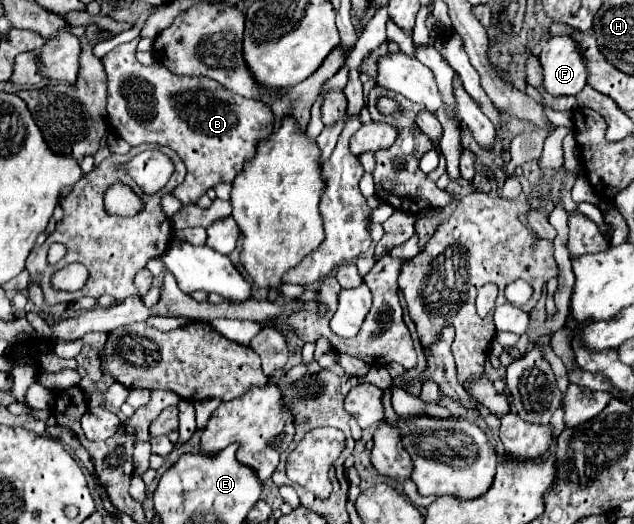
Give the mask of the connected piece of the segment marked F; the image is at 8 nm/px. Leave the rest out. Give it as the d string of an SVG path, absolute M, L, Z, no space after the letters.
M568 35L550 37L540 53L544 87L550 95L576 95L588 83L584 53Z

